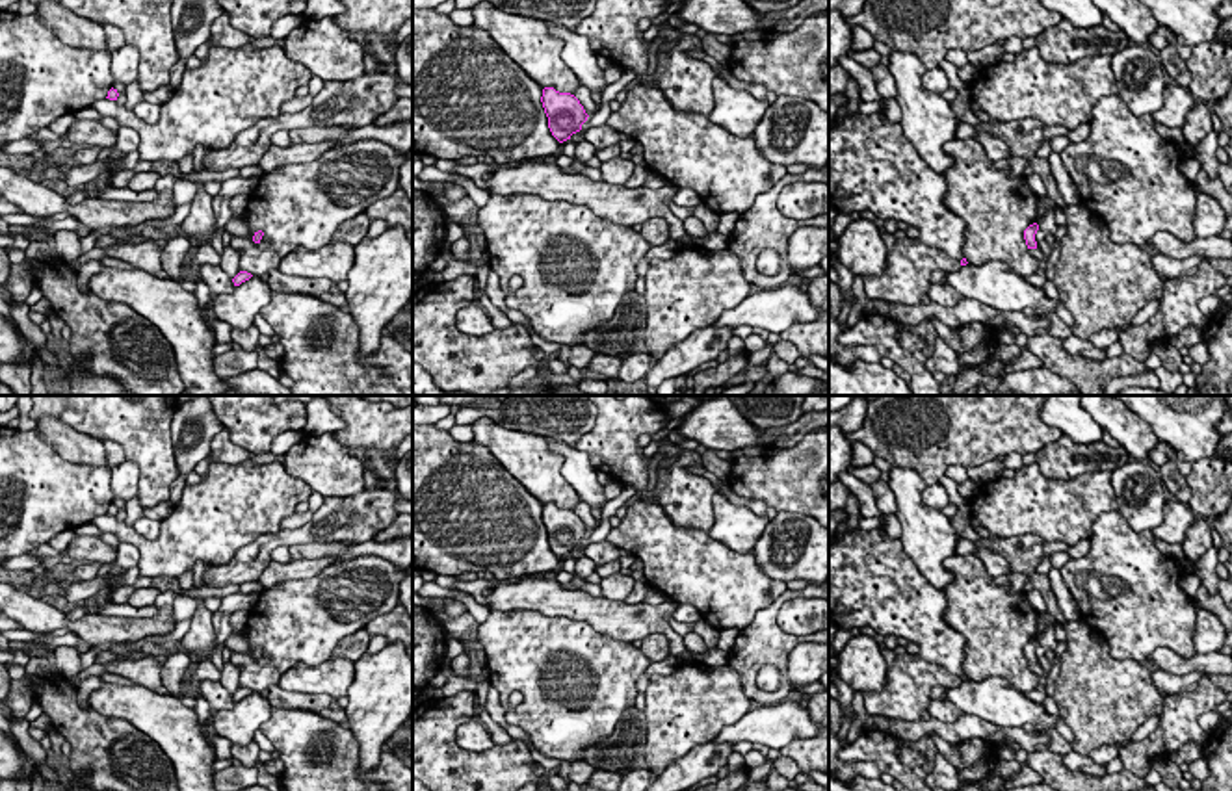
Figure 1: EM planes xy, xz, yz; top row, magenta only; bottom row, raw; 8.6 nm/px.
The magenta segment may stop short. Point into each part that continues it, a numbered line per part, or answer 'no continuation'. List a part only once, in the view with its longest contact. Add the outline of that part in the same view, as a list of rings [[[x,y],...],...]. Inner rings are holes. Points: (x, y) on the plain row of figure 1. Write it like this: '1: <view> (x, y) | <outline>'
no continuation

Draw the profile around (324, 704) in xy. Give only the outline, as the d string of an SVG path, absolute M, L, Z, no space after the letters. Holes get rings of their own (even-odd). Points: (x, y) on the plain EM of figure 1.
M271 685L260 694L271 704L271 707L308 709L333 719L334 722L346 722L346 709L342 709L333 696L323 693L288 693L279 685Z

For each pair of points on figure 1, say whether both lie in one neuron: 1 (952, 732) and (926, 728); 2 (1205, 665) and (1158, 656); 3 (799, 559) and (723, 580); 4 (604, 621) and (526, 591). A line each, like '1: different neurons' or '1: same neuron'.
1: same neuron
2: same neuron
3: different neurons
4: same neuron

